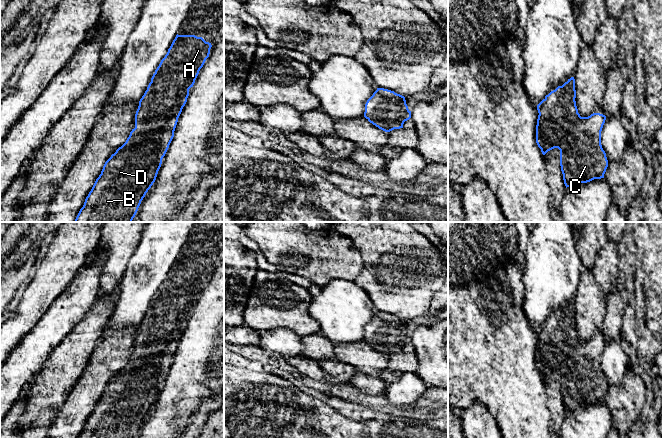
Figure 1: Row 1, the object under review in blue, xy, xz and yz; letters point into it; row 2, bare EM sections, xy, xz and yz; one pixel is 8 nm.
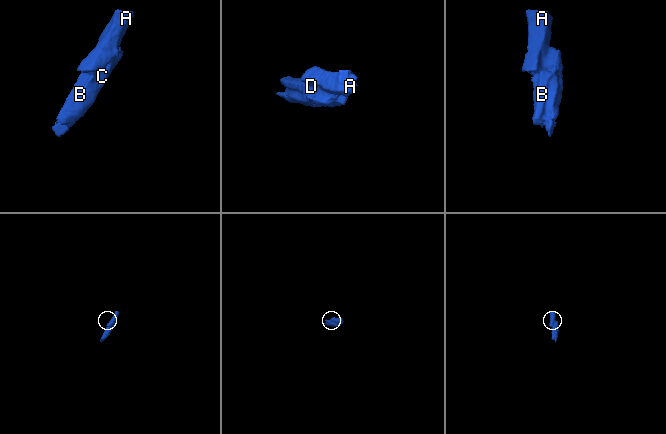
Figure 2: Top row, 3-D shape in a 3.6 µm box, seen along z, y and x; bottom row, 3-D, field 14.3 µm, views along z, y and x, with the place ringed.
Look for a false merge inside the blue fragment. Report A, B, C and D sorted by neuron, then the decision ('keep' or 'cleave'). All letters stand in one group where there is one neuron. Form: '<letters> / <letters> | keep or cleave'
A / B C D | cleave

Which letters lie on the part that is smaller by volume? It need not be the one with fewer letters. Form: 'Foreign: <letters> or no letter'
Foreign: A

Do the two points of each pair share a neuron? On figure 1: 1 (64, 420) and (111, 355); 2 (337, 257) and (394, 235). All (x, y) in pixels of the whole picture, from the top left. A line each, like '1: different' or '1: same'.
1: same
2: different

